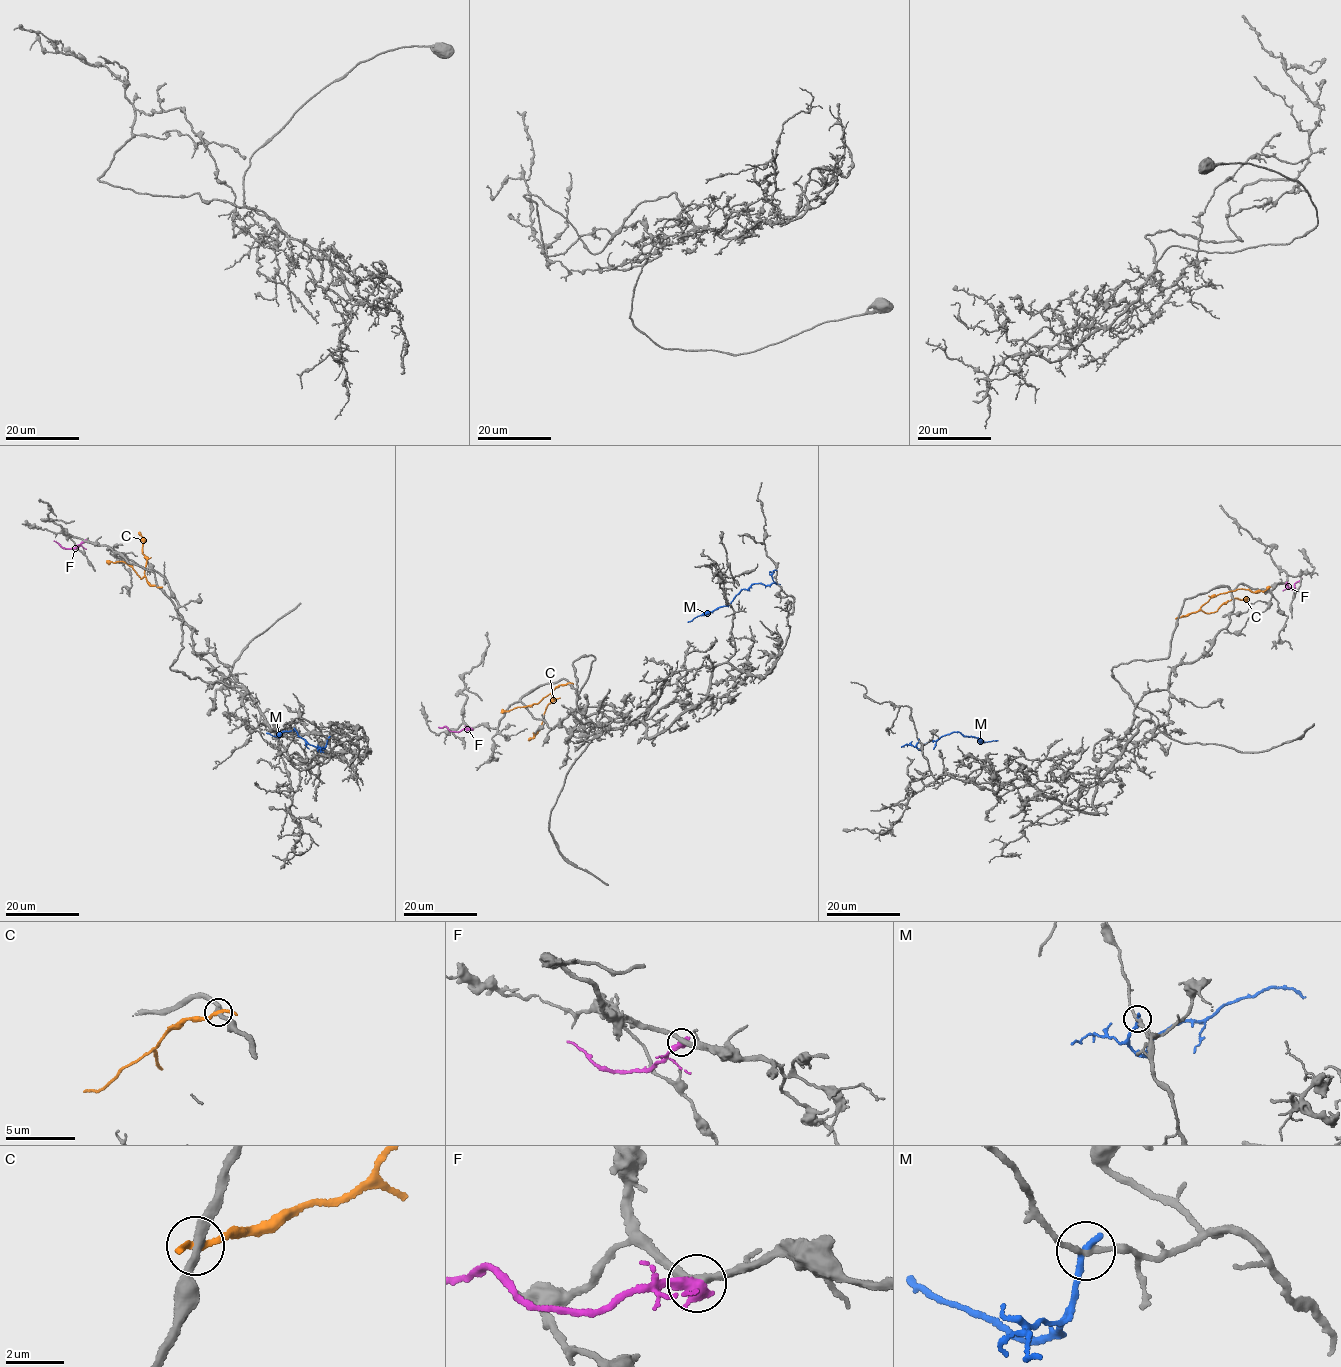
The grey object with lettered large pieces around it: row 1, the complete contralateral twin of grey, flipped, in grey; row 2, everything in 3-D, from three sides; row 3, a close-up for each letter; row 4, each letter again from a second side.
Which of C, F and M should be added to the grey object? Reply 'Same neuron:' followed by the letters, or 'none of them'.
Same neuron: none of them

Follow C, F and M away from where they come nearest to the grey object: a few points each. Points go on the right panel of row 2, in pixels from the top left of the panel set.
C: (1177, 617), (1193, 613), (1222, 593), (1239, 588), (1264, 591), (1271, 587)
F: (1286, 582), (1294, 588), (1301, 578)
M: (919, 740), (917, 748), (921, 748), (928, 741), (958, 732), (984, 742), (997, 740)

